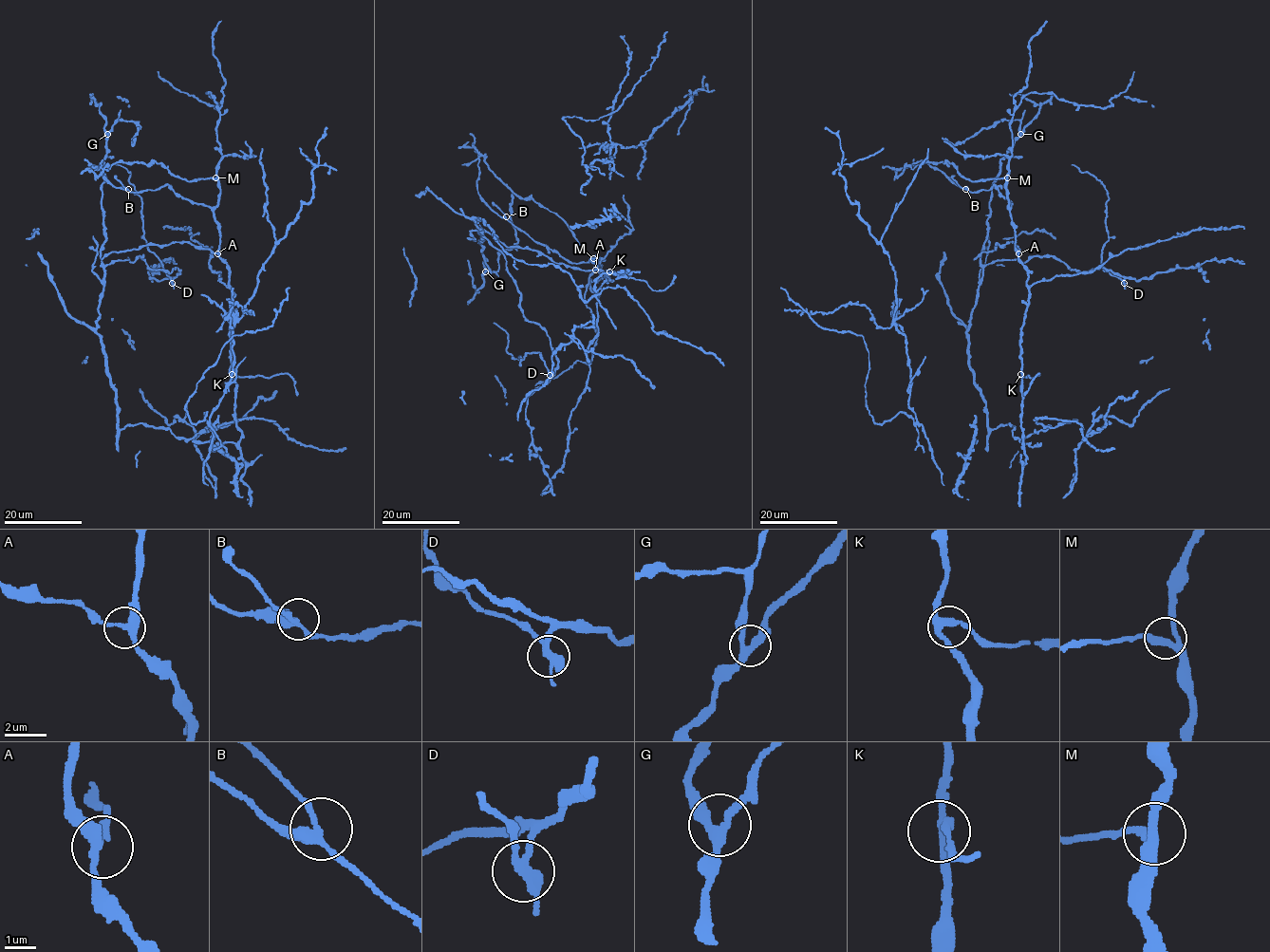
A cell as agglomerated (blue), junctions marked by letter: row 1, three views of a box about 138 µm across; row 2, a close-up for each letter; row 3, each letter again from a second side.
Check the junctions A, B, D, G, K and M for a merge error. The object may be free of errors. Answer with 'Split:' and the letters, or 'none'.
Split: D

